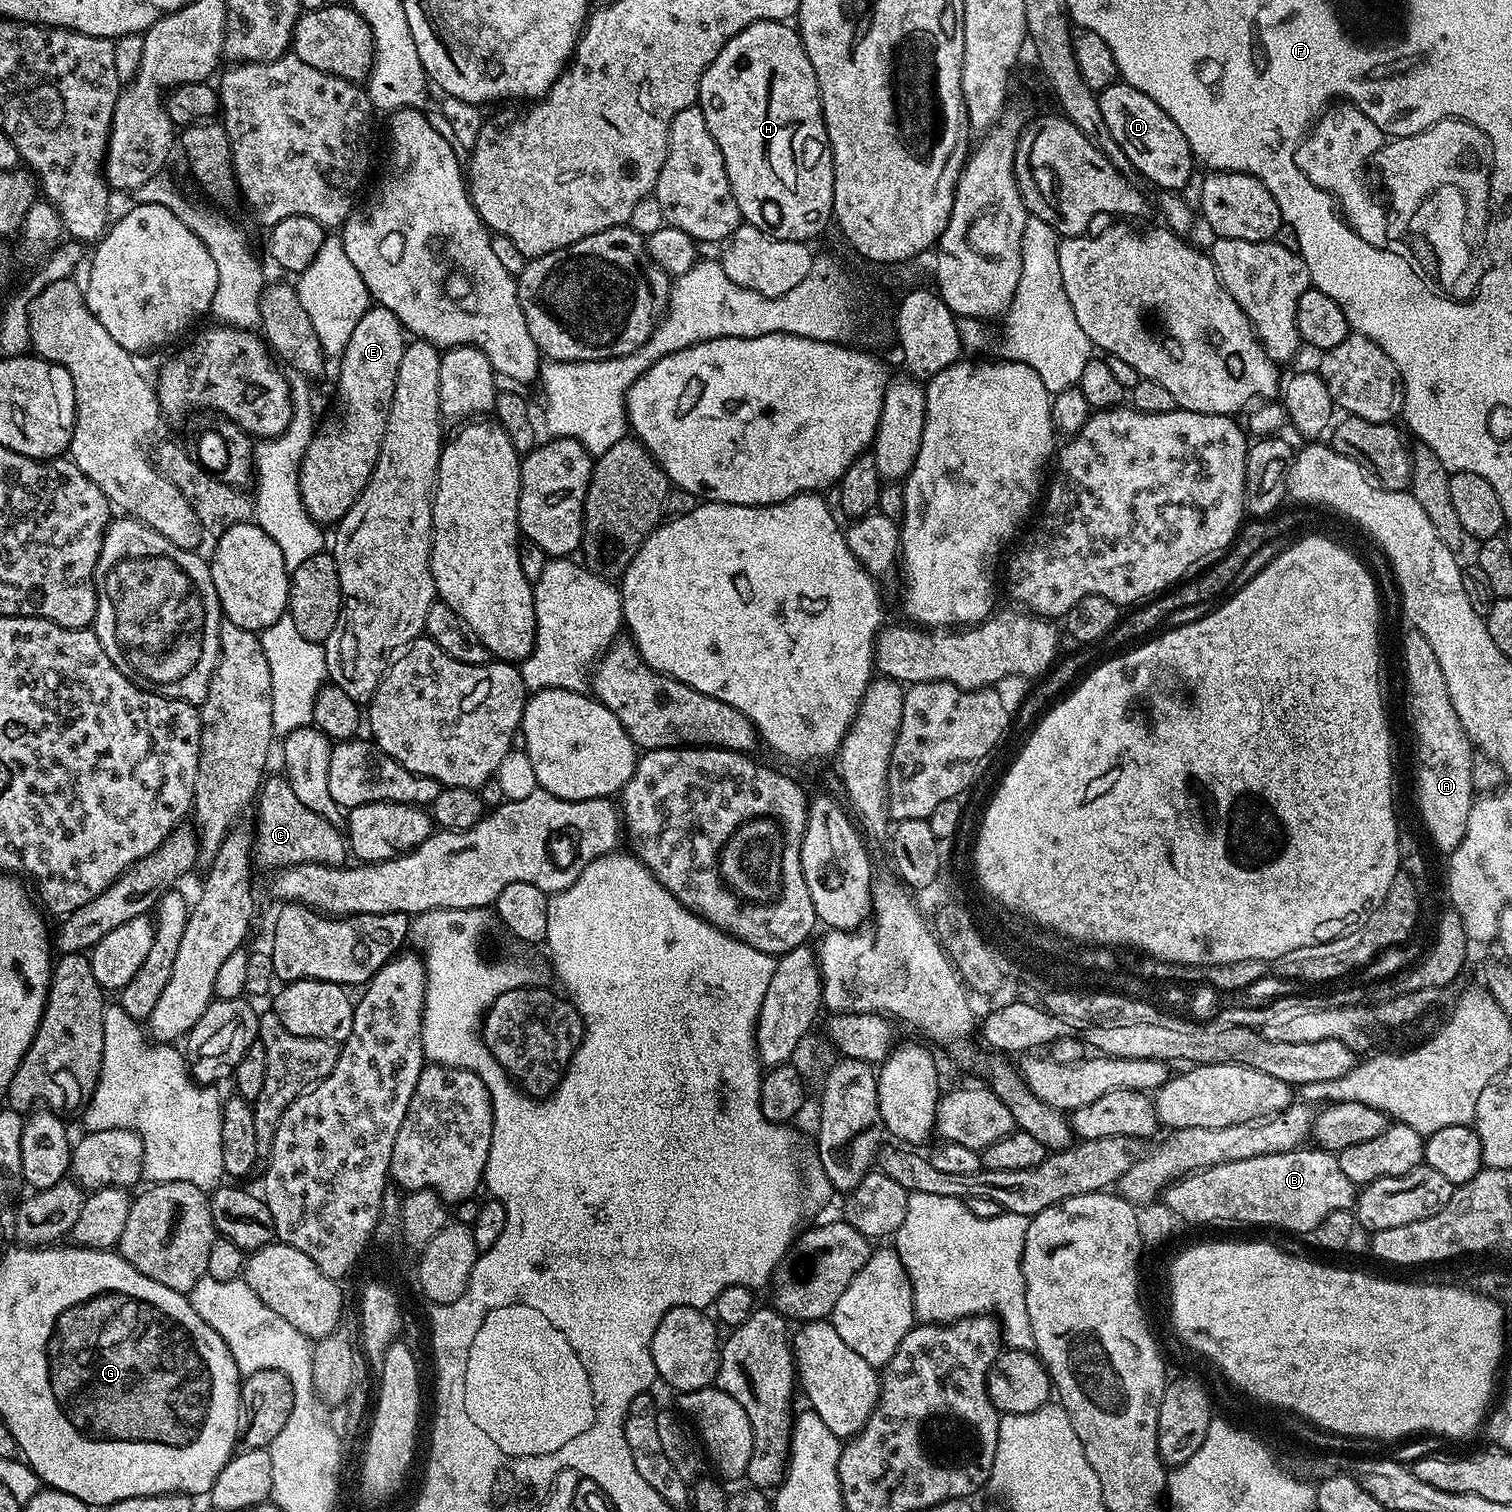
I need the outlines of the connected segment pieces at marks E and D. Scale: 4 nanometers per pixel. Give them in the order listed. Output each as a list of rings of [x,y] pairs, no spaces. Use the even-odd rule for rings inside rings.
[[[379,306],[368,307],[365,314],[358,321],[358,326],[354,329],[354,334],[346,343],[343,355],[339,357],[340,377],[336,380],[336,396],[340,399],[340,413],[337,414],[336,420],[332,420],[329,424],[324,424],[315,429],[312,433],[312,440],[306,446],[306,454],[300,457],[300,493],[302,494],[302,502],[306,506],[306,510],[310,514],[310,518],[316,524],[321,526],[335,525],[350,510],[350,506],[354,506],[354,502],[358,502],[358,498],[362,494],[362,490],[370,482],[370,474],[374,470],[374,466],[378,462],[378,454],[382,450],[382,438],[386,434],[386,422],[390,418],[390,406],[394,402],[394,386],[398,378],[398,366],[402,362],[402,354],[404,353],[404,345],[406,343],[406,333],[402,322],[398,322],[398,318],[394,318],[394,314],[390,310]]]
[[[1123,82],[1099,89],[1096,101],[1114,142],[1126,150],[1126,158],[1130,158],[1133,169],[1141,172],[1150,183],[1157,184],[1157,189],[1165,192],[1184,190],[1192,176],[1194,161],[1190,142],[1186,142],[1186,134],[1178,130],[1174,118],[1170,118],[1154,98],[1146,98],[1142,90],[1134,90],[1134,86]]]

